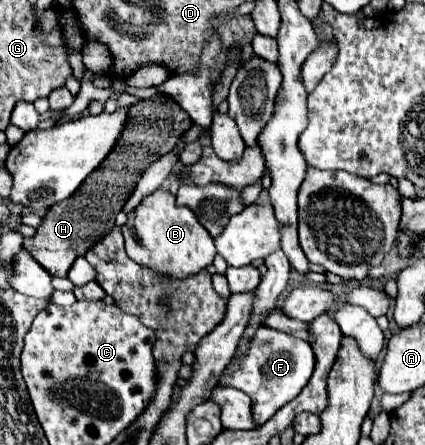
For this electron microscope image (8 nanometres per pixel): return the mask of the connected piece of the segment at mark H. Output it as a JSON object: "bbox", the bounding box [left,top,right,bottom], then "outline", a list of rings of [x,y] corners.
{"bbox":[22,97,192,277],"outline":[[[156,97],[134,103],[130,107],[126,129],[108,159],[80,185],[80,189],[70,199],[56,203],[48,209],[42,219],[42,225],[36,229],[36,235],[24,239],[22,247],[52,277],[66,277],[76,257],[84,255],[104,235],[108,235],[108,231],[114,229],[116,213],[122,211],[142,173],[162,155],[170,153],[176,141],[190,129],[190,125],[192,119],[188,117],[188,113],[172,99]]]}

